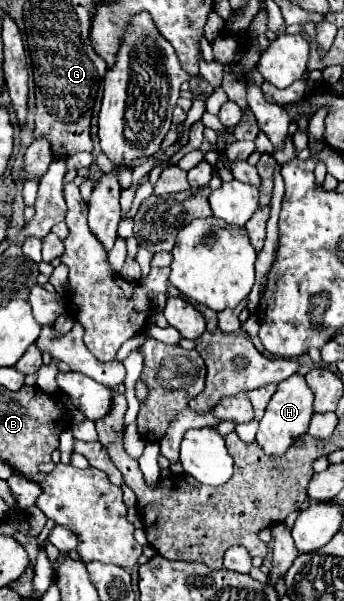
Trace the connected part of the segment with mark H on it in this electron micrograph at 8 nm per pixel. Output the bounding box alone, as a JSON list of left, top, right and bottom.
[256,374,314,456]

